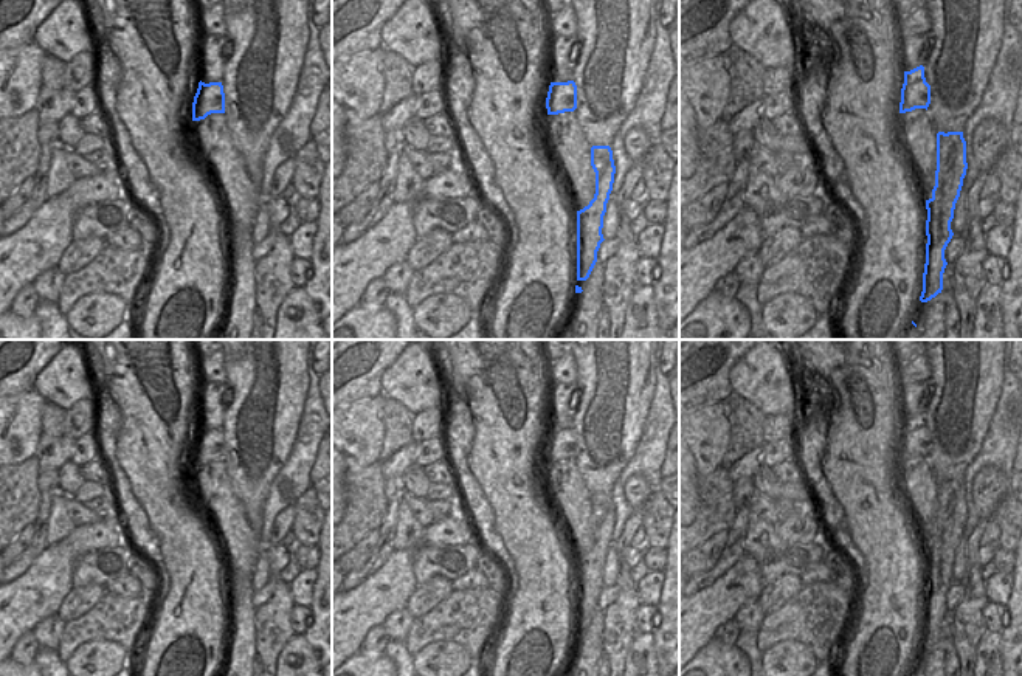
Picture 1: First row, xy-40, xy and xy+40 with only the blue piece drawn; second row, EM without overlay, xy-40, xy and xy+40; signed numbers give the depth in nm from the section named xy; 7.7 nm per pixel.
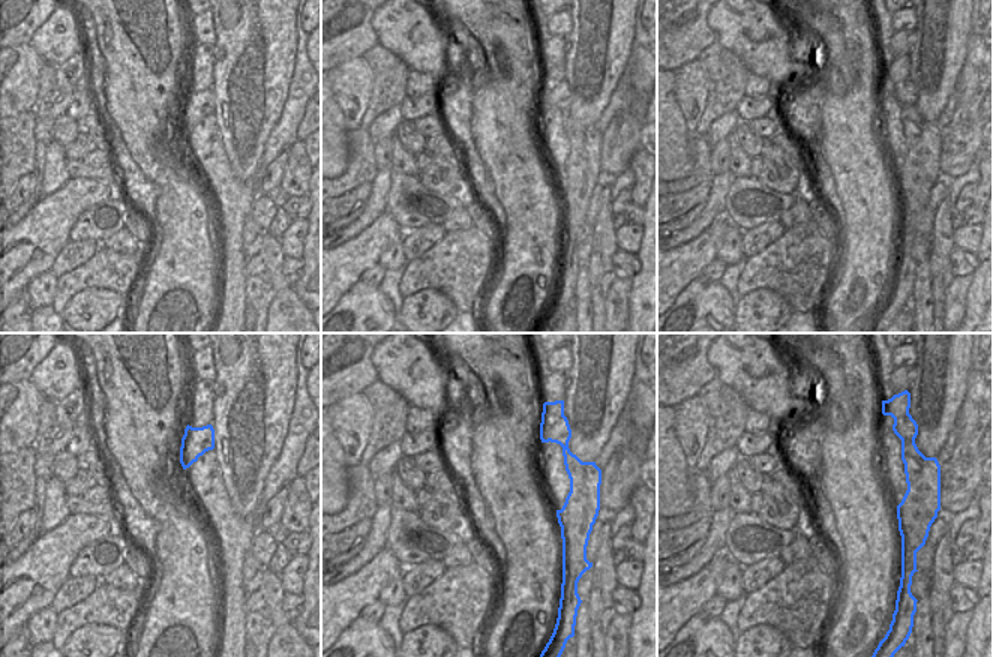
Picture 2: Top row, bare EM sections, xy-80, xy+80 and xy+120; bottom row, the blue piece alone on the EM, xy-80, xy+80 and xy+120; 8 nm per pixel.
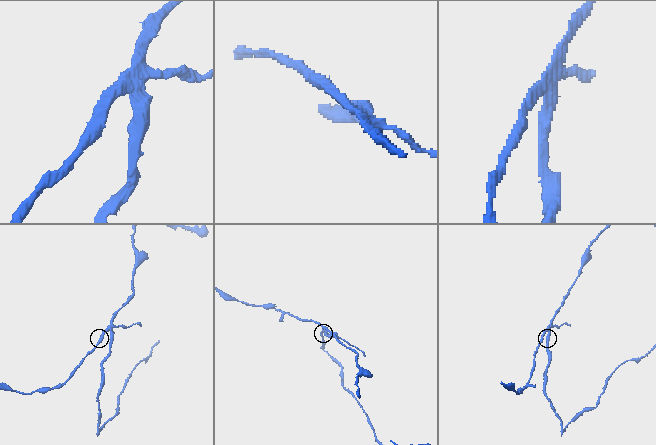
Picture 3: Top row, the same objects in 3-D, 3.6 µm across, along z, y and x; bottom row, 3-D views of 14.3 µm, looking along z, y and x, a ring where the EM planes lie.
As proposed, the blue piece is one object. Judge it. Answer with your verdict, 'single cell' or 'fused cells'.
fused cells

